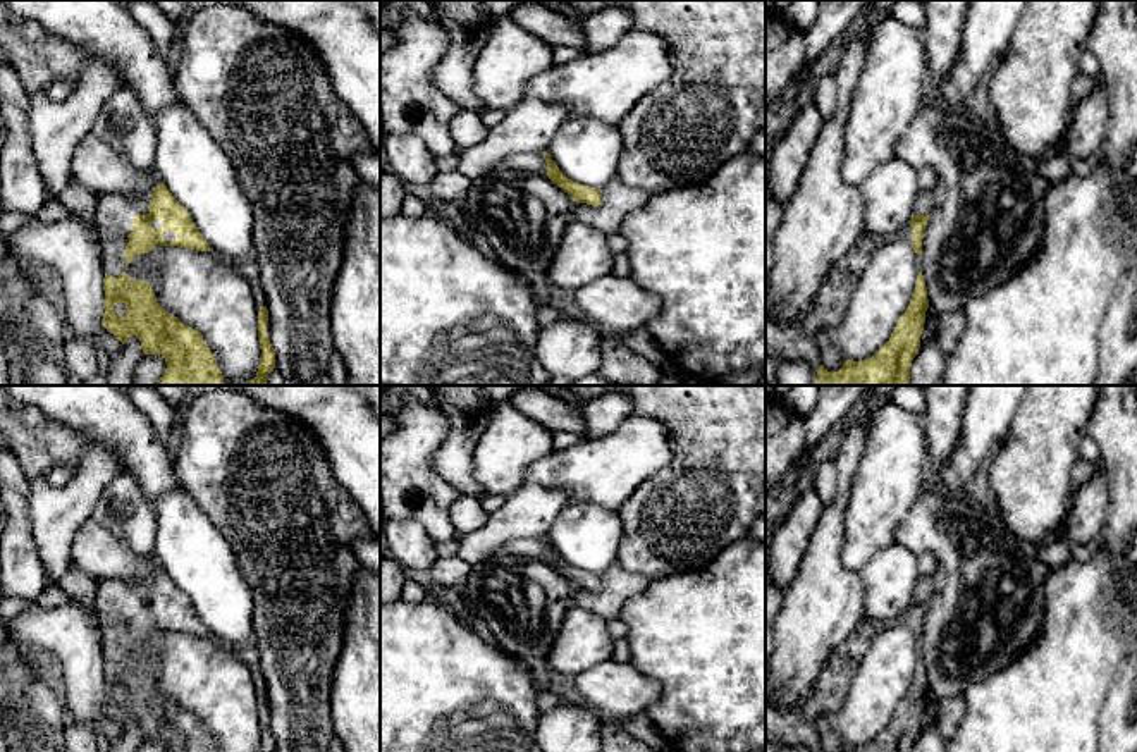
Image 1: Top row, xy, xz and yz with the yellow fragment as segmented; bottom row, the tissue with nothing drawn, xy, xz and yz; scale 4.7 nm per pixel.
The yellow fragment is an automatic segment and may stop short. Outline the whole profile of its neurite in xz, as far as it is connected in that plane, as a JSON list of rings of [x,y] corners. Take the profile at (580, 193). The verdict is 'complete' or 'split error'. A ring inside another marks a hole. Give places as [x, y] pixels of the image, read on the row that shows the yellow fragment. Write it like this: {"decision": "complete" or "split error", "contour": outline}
{"decision": "complete", "contour": [[[547,151],[542,153],[547,162],[547,177],[557,184],[564,193],[568,193],[576,203],[587,203],[592,206],[600,205],[602,189],[583,186],[568,179]]]}

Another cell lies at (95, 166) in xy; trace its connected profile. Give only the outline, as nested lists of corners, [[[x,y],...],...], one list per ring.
[[[89,133],[74,150],[72,181],[95,194],[151,200],[162,182],[157,172],[138,169],[105,141]]]

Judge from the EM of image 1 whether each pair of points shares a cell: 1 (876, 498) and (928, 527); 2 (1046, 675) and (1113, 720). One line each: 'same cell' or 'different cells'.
1: different cells
2: different cells

